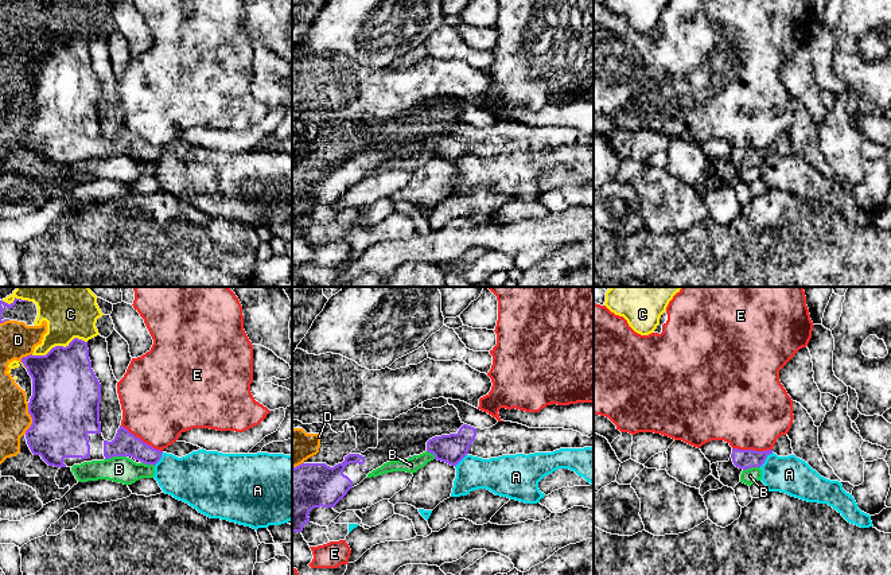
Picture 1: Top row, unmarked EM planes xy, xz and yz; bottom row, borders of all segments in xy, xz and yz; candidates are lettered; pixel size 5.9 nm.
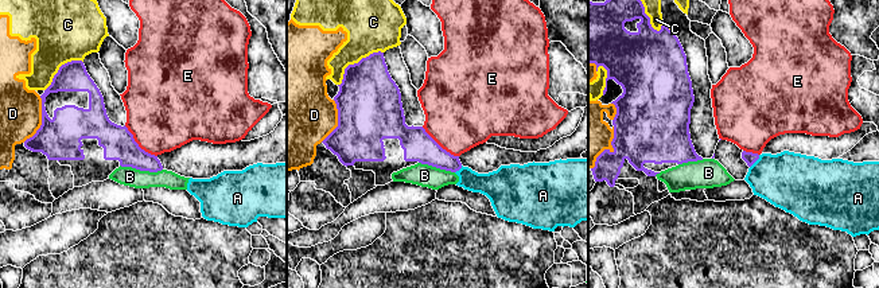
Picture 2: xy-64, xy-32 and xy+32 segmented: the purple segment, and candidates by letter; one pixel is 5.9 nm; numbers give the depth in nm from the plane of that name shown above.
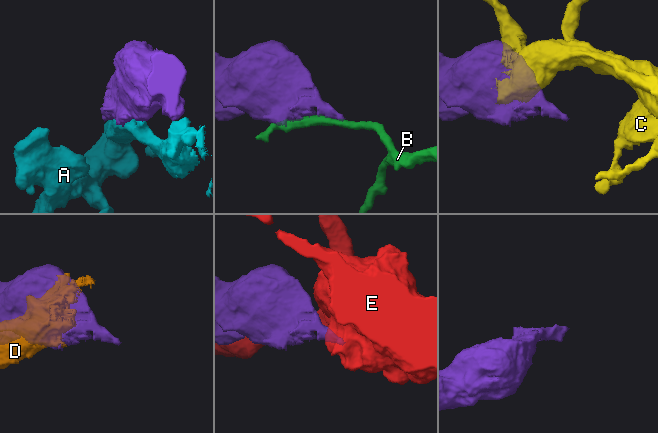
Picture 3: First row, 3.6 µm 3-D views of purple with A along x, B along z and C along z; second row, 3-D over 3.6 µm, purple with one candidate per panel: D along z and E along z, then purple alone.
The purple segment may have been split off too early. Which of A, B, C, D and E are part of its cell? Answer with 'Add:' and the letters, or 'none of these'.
Add: none of these

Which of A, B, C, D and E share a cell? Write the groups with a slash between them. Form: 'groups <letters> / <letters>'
groups A / B / C D / E

